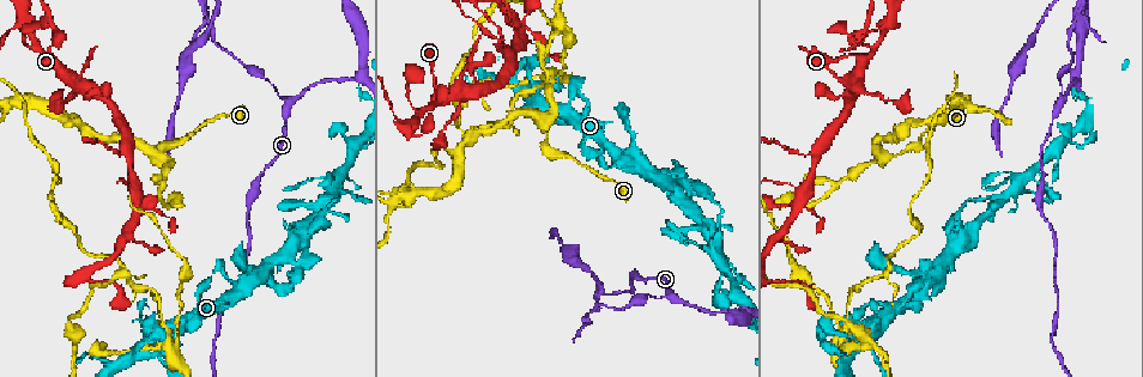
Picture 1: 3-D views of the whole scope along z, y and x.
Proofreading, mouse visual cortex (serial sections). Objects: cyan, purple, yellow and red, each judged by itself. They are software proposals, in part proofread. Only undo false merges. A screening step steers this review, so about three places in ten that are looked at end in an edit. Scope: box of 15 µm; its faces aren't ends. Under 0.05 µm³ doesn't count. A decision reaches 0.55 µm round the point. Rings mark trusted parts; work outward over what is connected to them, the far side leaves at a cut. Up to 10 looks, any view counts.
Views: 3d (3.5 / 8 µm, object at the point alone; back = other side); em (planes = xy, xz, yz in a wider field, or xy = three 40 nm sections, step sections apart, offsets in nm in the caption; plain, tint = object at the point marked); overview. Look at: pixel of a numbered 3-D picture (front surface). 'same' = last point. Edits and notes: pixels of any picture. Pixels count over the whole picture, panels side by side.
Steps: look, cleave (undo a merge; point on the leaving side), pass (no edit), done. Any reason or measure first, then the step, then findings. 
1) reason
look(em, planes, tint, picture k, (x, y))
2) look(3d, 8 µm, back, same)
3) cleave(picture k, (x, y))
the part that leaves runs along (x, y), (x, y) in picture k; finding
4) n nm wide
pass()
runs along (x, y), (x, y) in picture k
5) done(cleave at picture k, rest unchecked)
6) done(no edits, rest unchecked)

look(3d, 3.5 µm, back, picture 1, (511, 54))

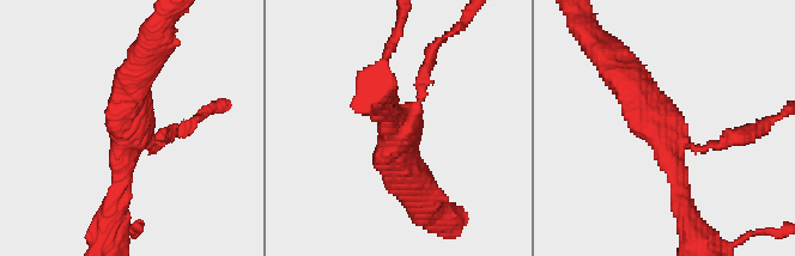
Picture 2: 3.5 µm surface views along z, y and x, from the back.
look(em, planes, tint, picture 2, (666, 139))

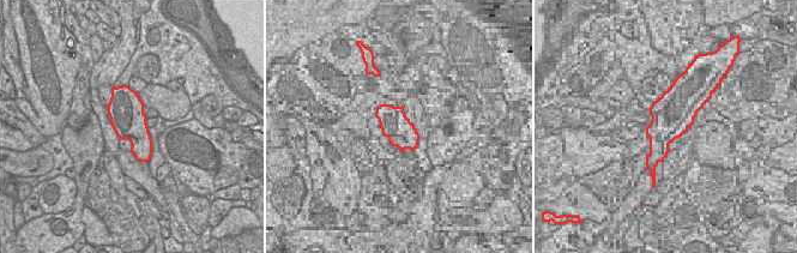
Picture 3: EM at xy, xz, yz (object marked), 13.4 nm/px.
arms of 150, 250, 400 nm
pass()
runs along (621, 73), (667, 139), (683, 209) in picture 2; continuous, no second cell

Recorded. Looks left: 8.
thin neck
look(3d, 8 µm, picture 1, (886, 156))

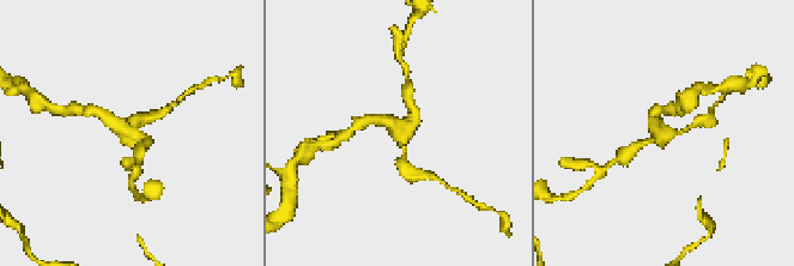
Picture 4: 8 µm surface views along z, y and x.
look(3d, 3.5 µm, picture 4, (131, 134))

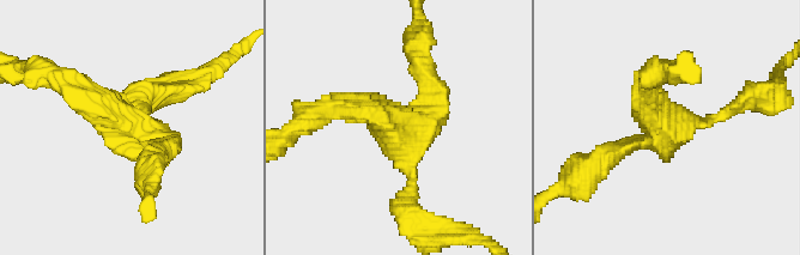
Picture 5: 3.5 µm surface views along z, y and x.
3 arms; arms of 200, 250, 350 nm
look(em, xy, step 1, tint, picture 5, (681, 123))

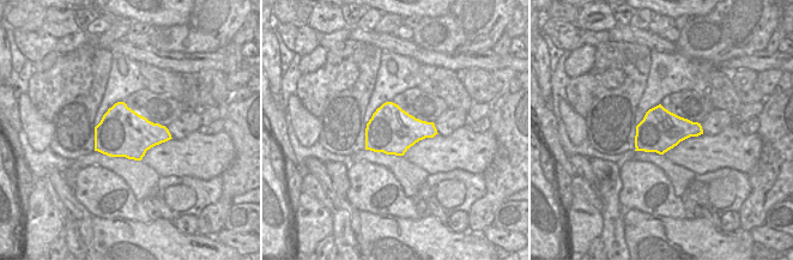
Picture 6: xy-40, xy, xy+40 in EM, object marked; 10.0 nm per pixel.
480 nm wide
pass()
runs along (410, 210), (410, 152), (344, 105) in picture 5; one cell here

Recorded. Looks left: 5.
small branch off a trunk
look(3d, 3.5 µm, picture 1, (800, 206))

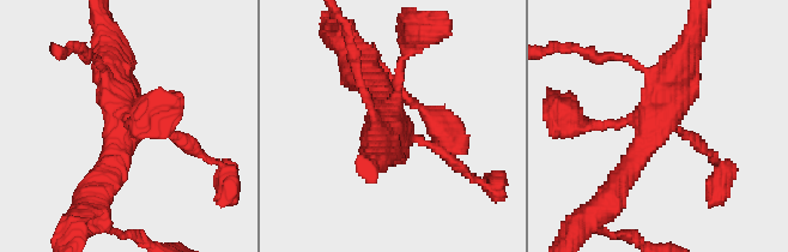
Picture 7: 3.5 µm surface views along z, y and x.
now the EM
look(em, xy, step 1, tint, picture 7, (123, 118))

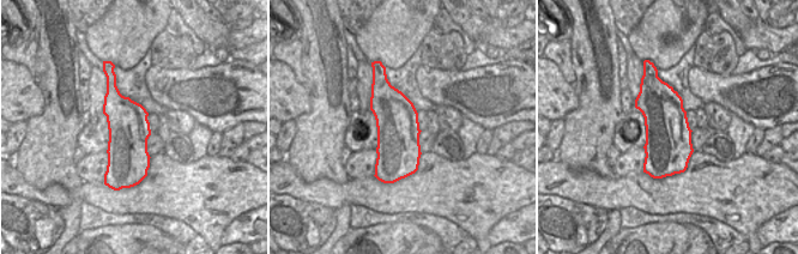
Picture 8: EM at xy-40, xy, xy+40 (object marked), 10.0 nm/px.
pass()
runs along (689, 44), (661, 119), (618, 185) in picture 7; all the same cell

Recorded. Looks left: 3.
four arms meet
look(3d, 3.5 µm, back, picture 1, (633, 156))

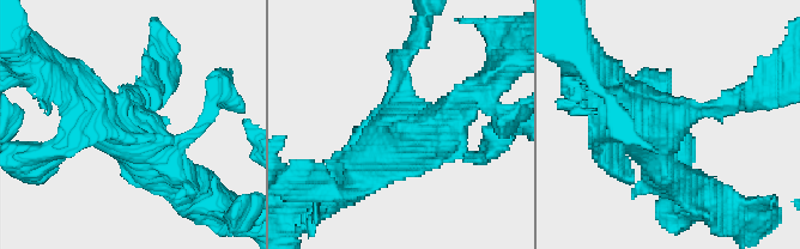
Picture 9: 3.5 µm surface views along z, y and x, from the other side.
4 arms; arms of 150, 200, 400, 500 nm
look(em, xy, step 5, tint, picture 9, (665, 131))

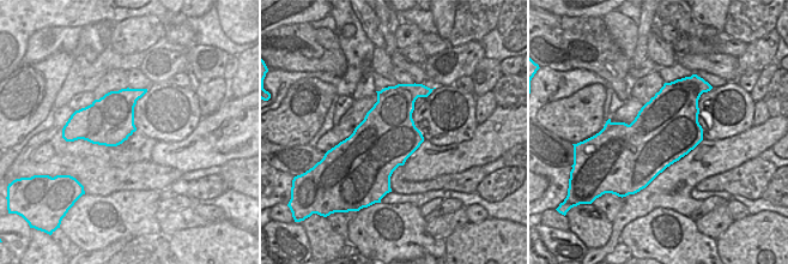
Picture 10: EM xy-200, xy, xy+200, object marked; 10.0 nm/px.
pass()
runs along (195, 184), (114, 133), (89, 96) in picture 9; continuous, no second cell

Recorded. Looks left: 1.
done(no edits, rest unchecked)

